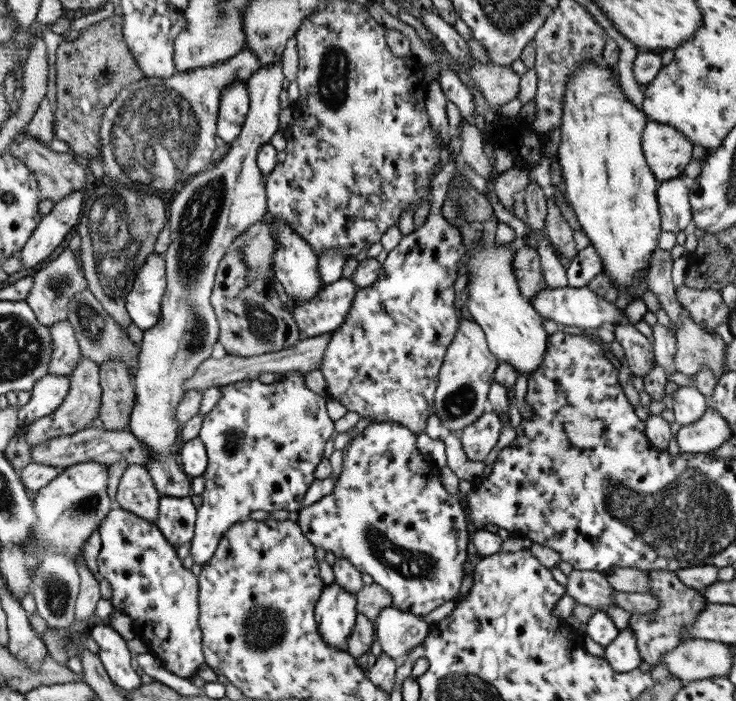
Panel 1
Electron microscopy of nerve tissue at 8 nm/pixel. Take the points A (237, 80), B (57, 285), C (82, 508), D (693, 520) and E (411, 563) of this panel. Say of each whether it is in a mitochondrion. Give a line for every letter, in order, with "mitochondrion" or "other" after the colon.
A: other
B: mitochondrion
C: mitochondrion
D: mitochondrion
E: mitochondrion

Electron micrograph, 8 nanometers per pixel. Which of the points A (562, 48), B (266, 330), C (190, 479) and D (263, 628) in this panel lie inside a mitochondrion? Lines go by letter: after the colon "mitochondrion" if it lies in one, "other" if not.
A: other
B: mitochondrion
C: other
D: mitochondrion

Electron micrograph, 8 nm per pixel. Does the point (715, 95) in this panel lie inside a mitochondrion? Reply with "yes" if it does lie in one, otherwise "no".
no

